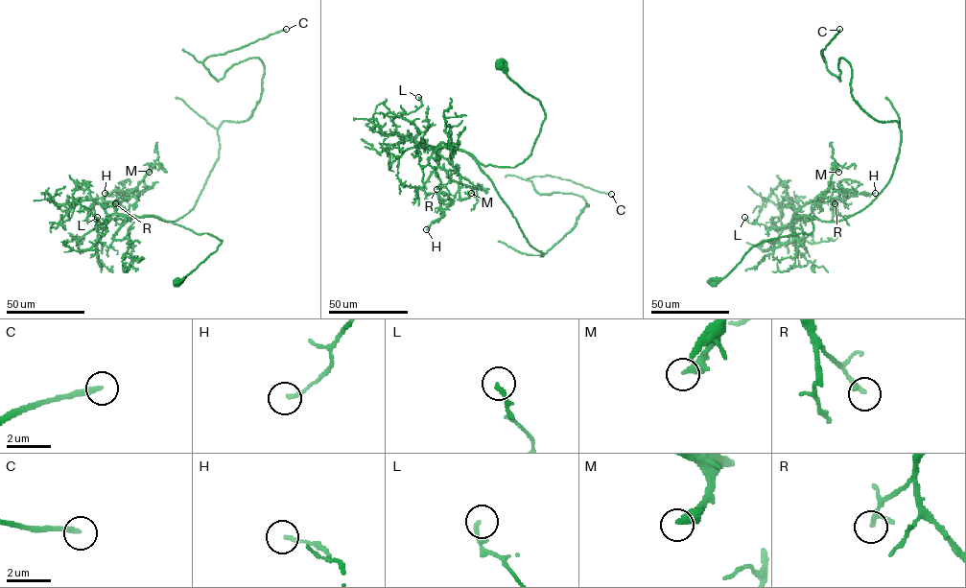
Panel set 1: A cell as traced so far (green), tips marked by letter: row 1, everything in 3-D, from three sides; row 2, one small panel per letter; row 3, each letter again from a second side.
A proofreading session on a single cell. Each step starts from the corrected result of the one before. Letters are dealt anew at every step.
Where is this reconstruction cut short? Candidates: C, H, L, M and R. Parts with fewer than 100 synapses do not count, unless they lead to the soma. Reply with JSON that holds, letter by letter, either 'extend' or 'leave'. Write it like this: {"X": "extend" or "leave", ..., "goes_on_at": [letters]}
{"C": "extend", "H": "leave", "L": "leave", "M": "extend", "R": "leave", "goes_on_at": ["C", "M"]}

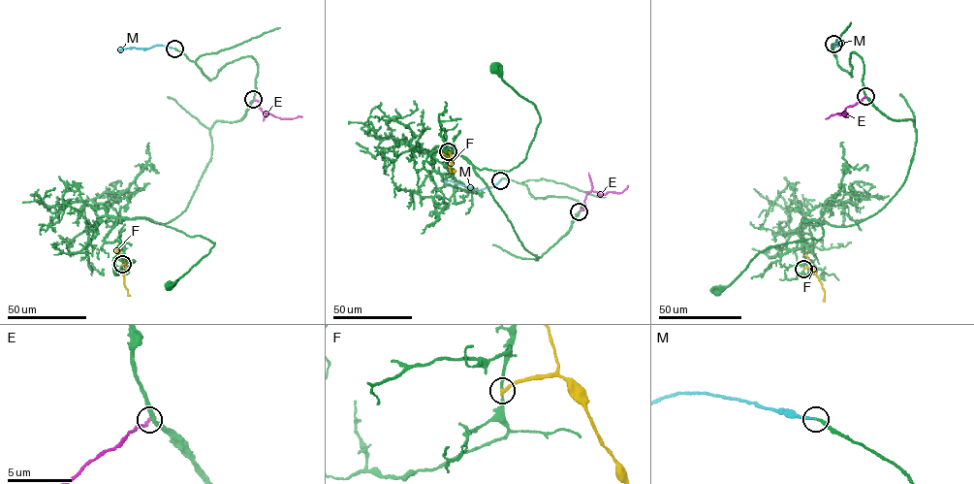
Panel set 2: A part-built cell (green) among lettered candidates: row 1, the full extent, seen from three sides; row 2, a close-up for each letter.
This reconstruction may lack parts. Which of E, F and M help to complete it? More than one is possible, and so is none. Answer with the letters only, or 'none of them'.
M

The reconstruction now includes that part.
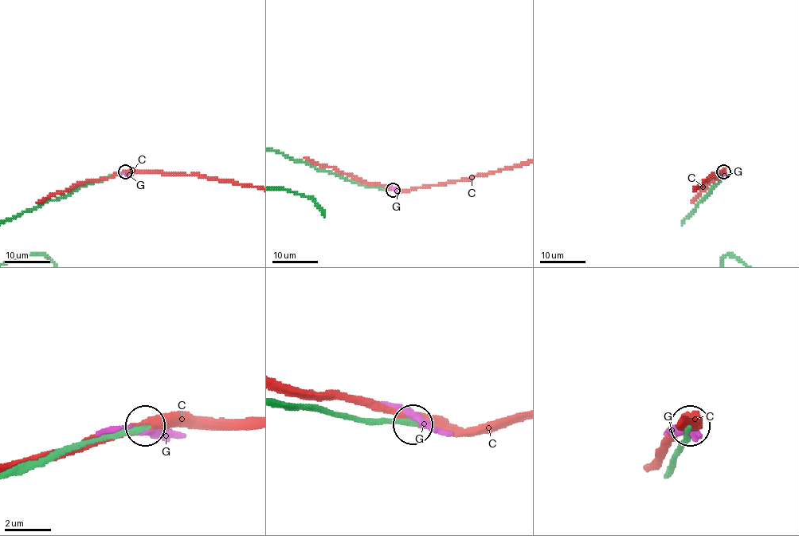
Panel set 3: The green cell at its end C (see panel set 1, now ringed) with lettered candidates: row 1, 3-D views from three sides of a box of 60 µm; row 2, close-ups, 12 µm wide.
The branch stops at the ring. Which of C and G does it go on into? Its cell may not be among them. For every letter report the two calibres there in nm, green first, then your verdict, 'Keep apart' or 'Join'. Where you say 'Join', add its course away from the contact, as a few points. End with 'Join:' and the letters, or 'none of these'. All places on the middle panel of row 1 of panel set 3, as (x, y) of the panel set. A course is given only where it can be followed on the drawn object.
C: Thickness 320 nm (green) against 400 nm. Keep apart
G: Thickness 280 nm (green) against 320 nm. Keep apart
Join: none of these

